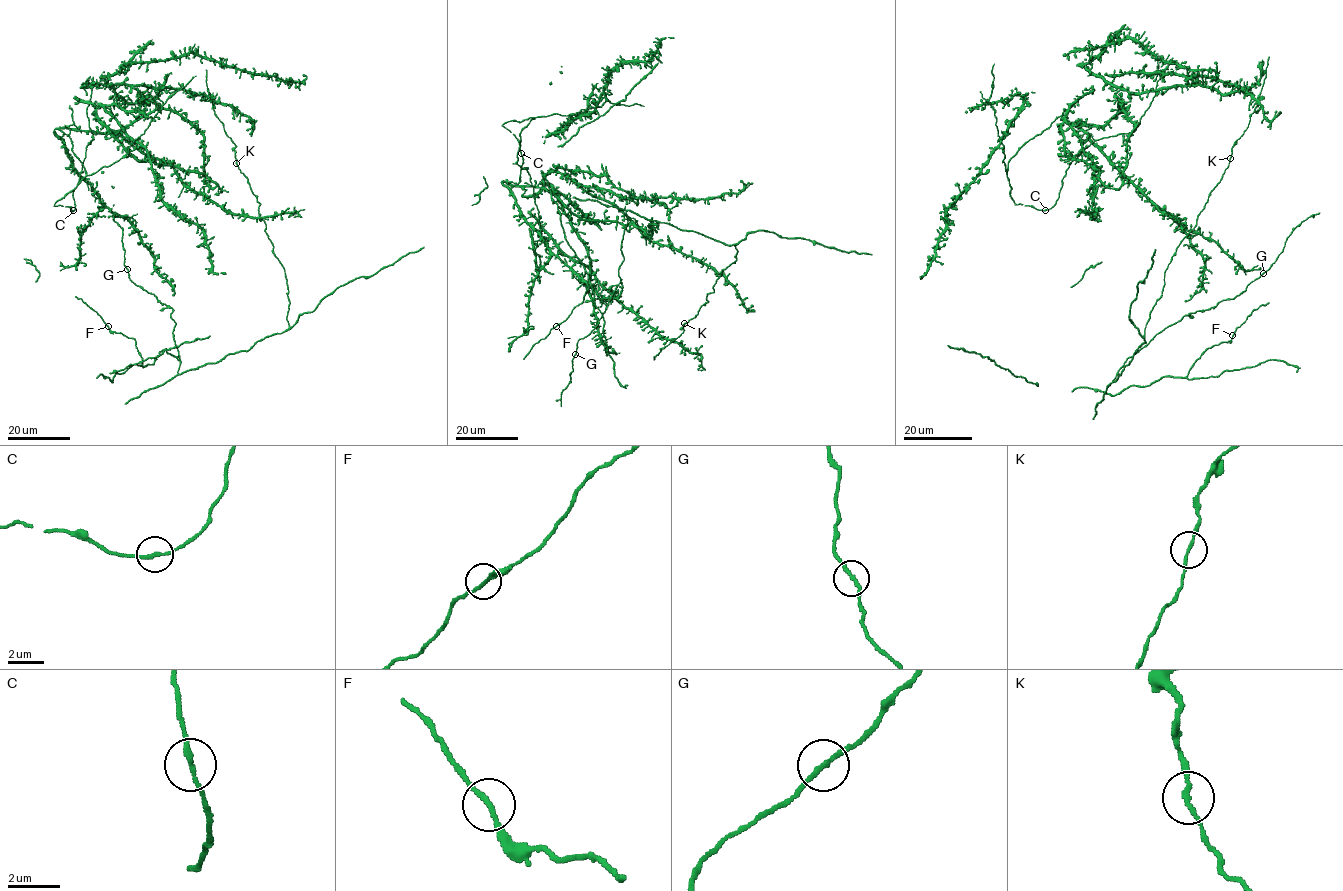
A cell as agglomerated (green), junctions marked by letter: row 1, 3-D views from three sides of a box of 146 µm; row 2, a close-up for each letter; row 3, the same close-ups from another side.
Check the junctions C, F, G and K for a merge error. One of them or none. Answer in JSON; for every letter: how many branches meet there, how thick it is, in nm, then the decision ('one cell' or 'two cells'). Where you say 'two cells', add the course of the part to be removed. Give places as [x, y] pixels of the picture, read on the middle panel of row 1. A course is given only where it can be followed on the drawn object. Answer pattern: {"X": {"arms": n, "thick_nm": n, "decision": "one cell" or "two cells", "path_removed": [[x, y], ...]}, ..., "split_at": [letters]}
{"C": {"arms": 2, "thick_nm": 180, "decision": "one cell"}, "F": {"arms": 2, "thick_nm": 180, "decision": "one cell"}, "G": {"arms": 2, "thick_nm": 180, "decision": "one cell"}, "K": {"arms": 2, "thick_nm": 170, "decision": "one cell"}, "split_at": []}

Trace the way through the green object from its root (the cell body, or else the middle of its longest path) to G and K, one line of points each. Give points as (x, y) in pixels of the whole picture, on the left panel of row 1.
G: (157, 88), (218, 102), (214, 114), (285, 272), (289, 327), (179, 374), (172, 309), (127, 269)
K: (157, 88), (183, 88), (216, 101), (214, 114), (236, 146), (236, 163)

